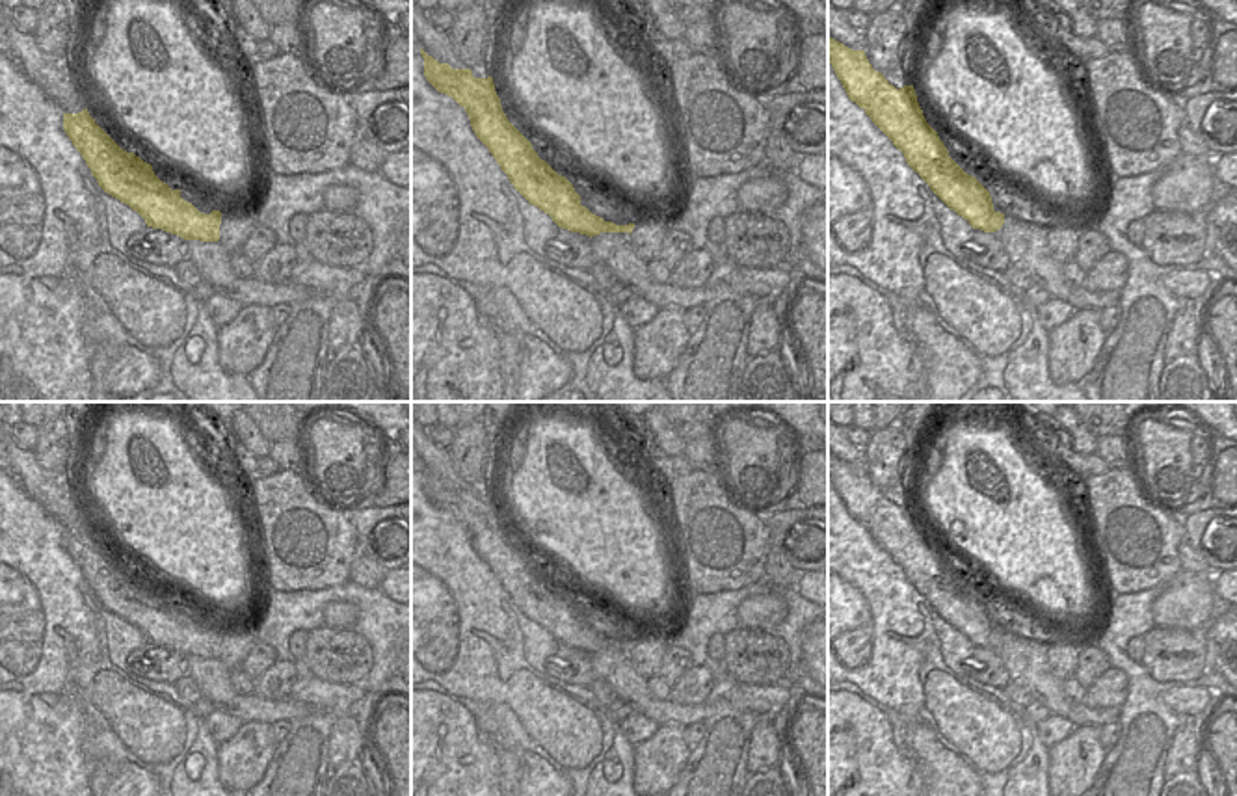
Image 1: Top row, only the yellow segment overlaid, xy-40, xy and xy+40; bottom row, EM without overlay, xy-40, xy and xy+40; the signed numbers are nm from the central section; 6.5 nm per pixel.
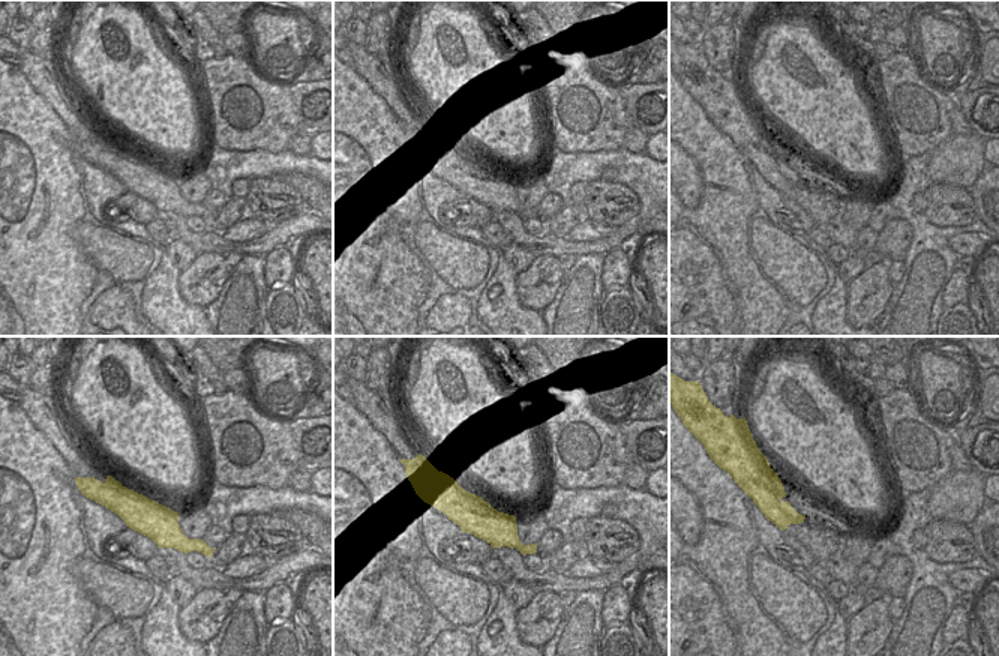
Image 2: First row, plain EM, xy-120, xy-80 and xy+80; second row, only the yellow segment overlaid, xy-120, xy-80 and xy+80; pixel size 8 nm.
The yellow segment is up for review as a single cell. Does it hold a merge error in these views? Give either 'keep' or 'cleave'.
keep

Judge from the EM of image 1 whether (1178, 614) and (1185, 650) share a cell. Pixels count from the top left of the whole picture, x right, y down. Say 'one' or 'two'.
two

